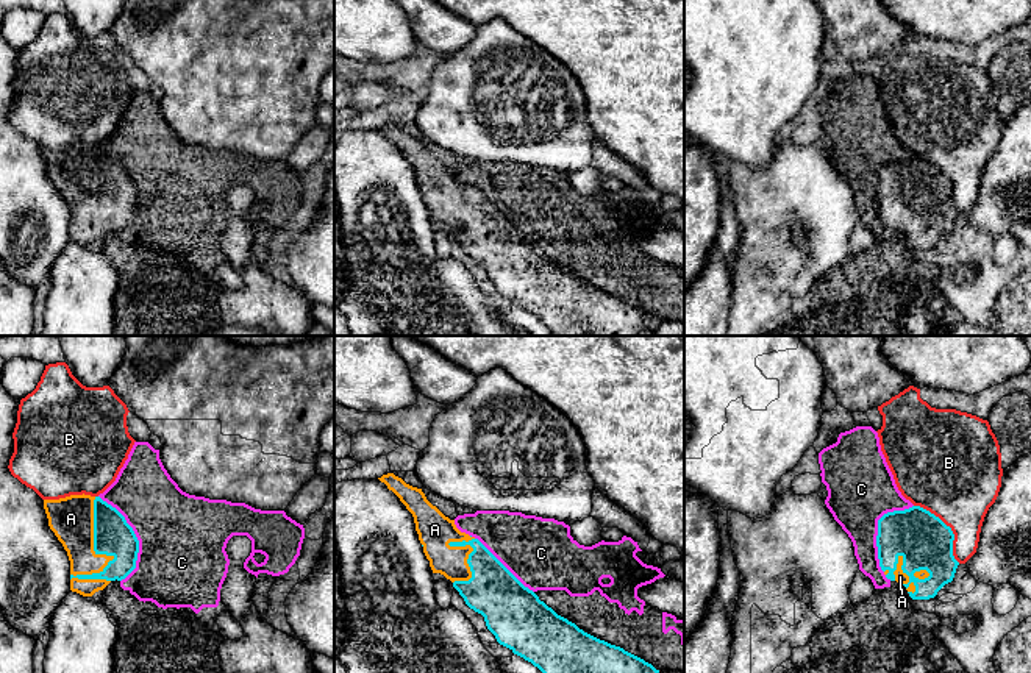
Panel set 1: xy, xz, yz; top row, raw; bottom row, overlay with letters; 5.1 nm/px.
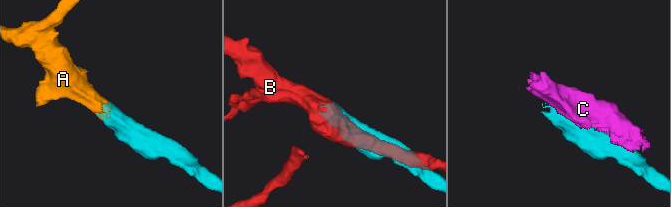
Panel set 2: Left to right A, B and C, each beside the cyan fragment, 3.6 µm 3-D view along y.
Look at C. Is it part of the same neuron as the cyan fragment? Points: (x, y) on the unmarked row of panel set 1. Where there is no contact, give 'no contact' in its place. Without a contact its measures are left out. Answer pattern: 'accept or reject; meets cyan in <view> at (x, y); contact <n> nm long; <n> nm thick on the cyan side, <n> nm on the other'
reject; meets cyan in xy at (136, 188); contact 460 nm long; 200 nm thick on the cyan side, 440 nm on the other

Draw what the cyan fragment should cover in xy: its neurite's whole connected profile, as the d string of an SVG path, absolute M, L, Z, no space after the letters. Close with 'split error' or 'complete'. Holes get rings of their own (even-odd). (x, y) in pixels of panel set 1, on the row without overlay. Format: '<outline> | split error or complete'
M100 147L44 150L48 176L70 211L70 240L92 247L134 219L139 191L125 167Z | split error

